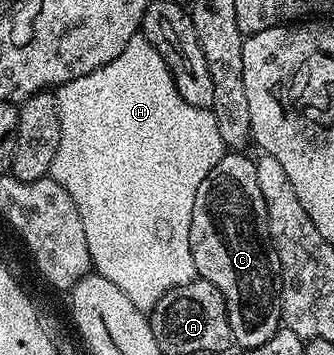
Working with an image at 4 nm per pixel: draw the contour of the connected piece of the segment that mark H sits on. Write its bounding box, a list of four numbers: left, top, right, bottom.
[50,34,226,310]

